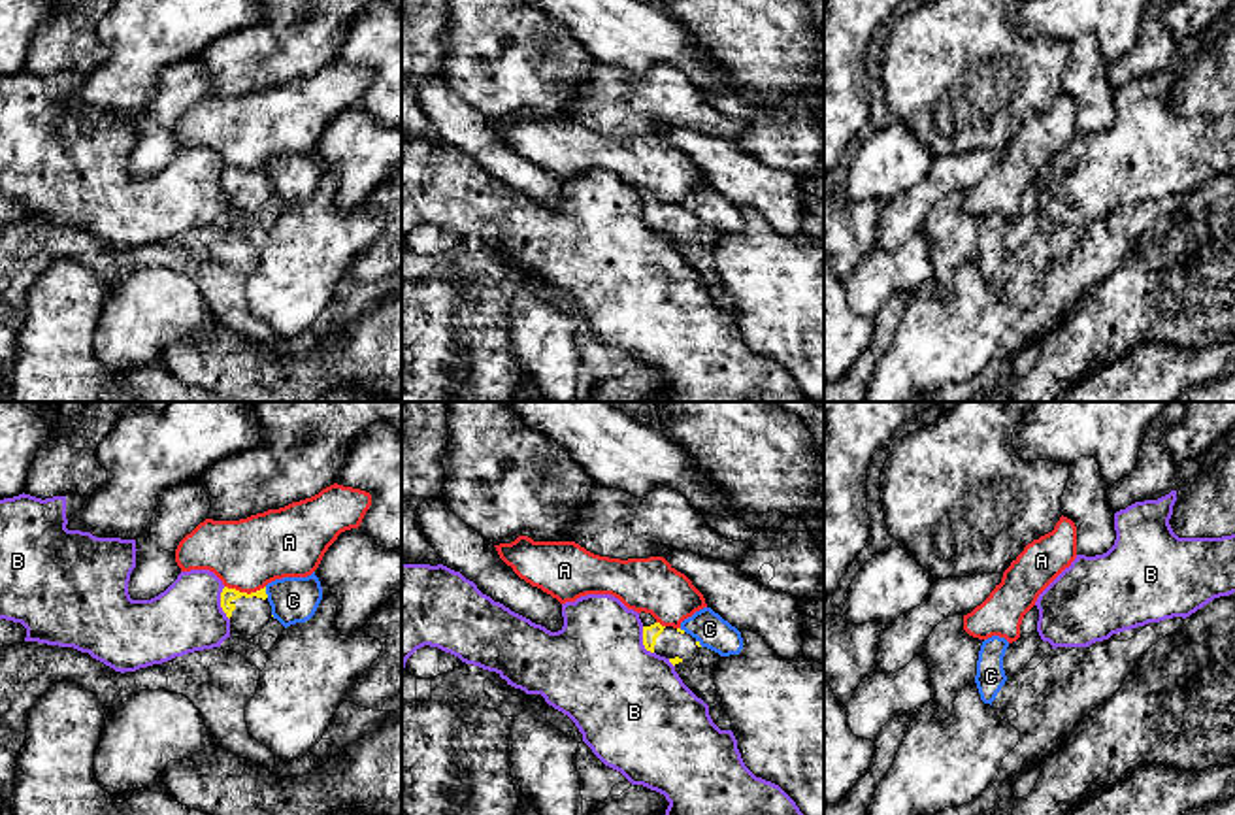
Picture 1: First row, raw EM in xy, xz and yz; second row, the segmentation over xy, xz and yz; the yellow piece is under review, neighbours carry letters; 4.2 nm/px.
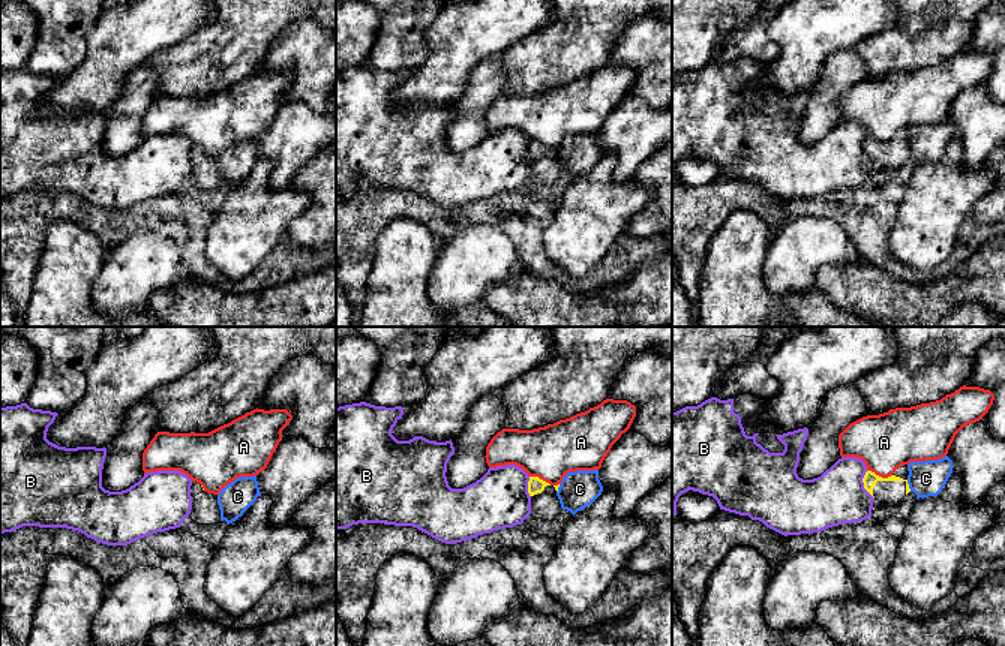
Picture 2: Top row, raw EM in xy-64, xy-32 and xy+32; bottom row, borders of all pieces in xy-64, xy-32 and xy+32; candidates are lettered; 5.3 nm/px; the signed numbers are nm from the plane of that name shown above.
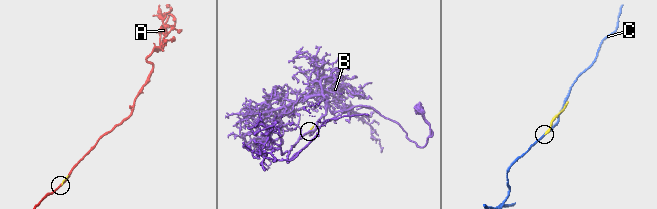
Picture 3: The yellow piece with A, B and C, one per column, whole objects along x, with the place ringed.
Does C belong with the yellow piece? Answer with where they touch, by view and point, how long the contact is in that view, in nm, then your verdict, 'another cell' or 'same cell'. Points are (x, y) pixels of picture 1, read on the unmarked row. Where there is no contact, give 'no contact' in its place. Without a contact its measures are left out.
xy (264, 170) | 50 nm | another cell

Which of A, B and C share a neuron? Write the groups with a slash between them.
A / B / C

